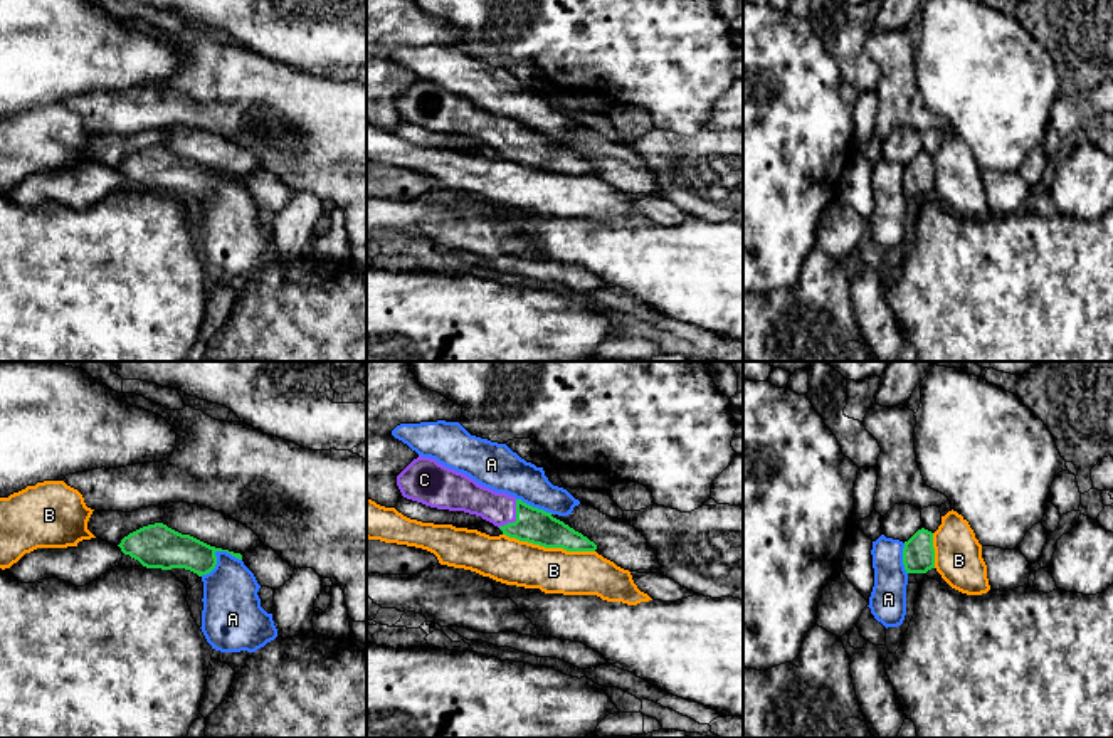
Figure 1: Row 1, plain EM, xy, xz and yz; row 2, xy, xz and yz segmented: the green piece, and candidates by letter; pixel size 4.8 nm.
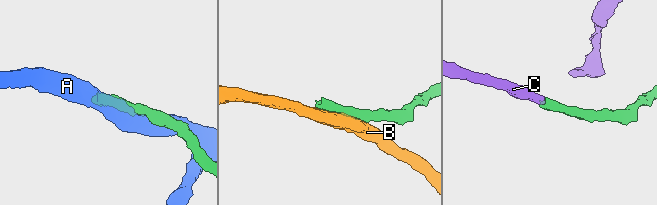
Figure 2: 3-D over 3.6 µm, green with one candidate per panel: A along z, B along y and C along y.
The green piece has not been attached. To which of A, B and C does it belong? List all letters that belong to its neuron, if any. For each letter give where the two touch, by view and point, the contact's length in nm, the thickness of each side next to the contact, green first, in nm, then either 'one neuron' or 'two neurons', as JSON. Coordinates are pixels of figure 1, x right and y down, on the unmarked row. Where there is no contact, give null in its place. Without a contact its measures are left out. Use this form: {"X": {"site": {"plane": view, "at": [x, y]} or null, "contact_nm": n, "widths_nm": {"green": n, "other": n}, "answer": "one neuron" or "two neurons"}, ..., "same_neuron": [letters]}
{"A": {"site": {"plane": "xy", "at": [214, 179]}, "contact_nm": 220, "widths_nm": {"green": 200, "other": 280}, "answer": "two neurons"}, "B": {"site": {"plane": "xz", "at": [548, 170]}, "contact_nm": 440, "widths_nm": {"green": 170, "other": 220}, "answer": "two neurons"}, "C": {"site": {"plane": "xz", "at": [516, 142]}, "contact_nm": 160, "widths_nm": {"green": 170, "other": 160}, "answer": "one neuron"}, "same_neuron": ["C"]}

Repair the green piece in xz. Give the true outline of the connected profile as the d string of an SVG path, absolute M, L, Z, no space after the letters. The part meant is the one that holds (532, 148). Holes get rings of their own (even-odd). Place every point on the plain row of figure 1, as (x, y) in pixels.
M419 79L398 99L404 121L437 133L464 134L498 150L503 158L545 171L595 175L597 168L543 133L496 116L469 99Z

